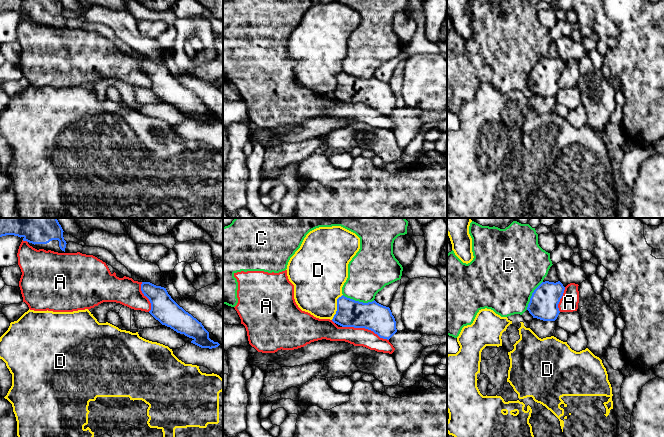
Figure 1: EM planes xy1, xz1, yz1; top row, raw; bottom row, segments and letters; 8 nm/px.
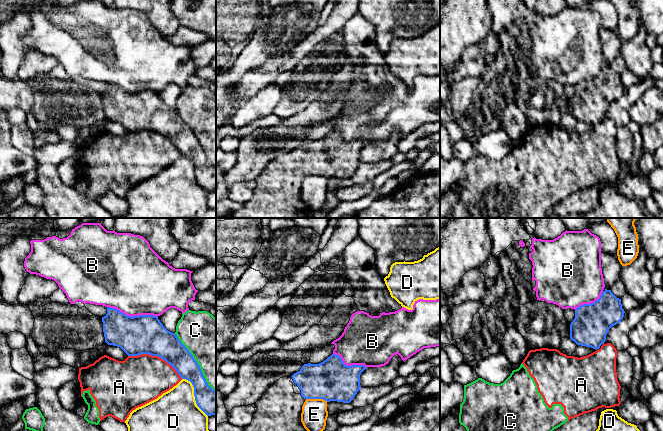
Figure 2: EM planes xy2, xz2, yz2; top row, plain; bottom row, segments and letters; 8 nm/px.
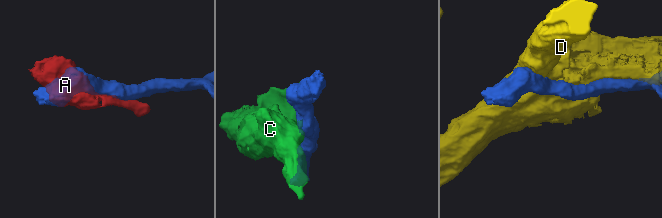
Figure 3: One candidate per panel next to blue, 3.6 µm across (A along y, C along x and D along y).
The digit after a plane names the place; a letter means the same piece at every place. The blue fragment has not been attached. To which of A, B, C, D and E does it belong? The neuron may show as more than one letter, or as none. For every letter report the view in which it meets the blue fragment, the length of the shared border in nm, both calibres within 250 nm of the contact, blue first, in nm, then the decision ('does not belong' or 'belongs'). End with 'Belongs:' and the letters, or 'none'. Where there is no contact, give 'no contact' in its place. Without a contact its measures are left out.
A: xy2 | 480 nm | 320/400 nm | does not belong
B: xy2 | 420 nm | 320/480 nm | does not belong
C: xy2 | 600 nm | 200/420 nm | does not belong
D: xy2 | 380 nm | 200/440 nm | does not belong
E: xz2 | 180 nm | 340/220 nm | does not belong
Belongs: none

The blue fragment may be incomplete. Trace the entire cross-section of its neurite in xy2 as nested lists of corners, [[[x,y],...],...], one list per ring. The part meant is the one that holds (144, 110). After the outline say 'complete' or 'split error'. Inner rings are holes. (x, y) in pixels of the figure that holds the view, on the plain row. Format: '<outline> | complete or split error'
[[[107,83],[107,90],[102,93],[103,108],[105,118],[108,121],[120,123],[128,132],[138,132],[141,130],[149,130],[158,132],[170,140],[180,151],[182,155],[190,157],[194,163],[194,172],[197,182],[207,191],[216,191],[216,167],[213,166],[206,158],[201,144],[189,126],[181,119],[175,109],[168,107],[160,98],[157,92],[139,91],[127,92],[115,84]]] | complete

